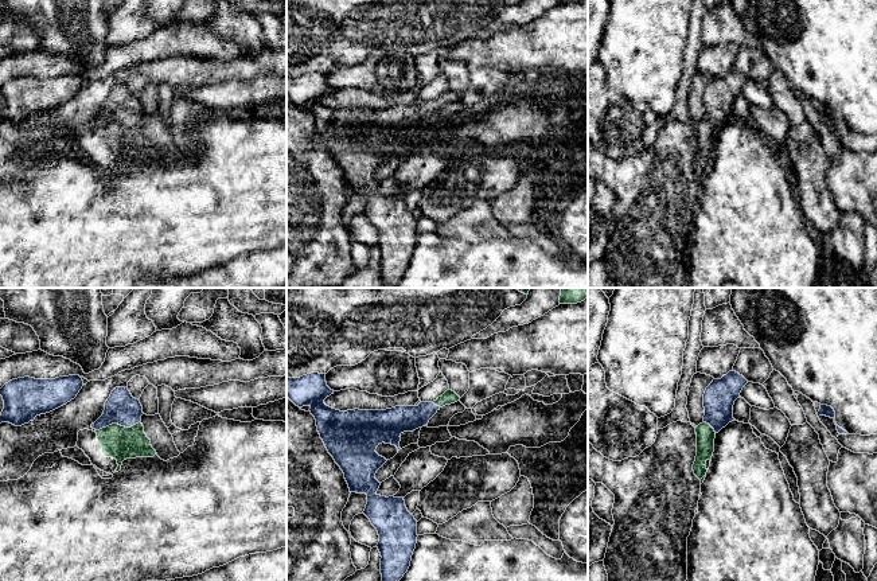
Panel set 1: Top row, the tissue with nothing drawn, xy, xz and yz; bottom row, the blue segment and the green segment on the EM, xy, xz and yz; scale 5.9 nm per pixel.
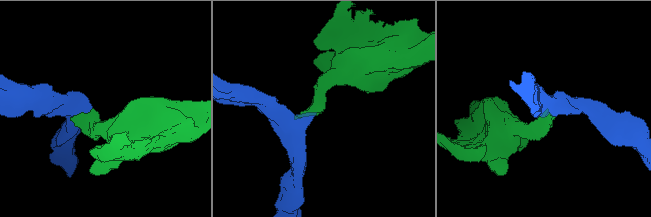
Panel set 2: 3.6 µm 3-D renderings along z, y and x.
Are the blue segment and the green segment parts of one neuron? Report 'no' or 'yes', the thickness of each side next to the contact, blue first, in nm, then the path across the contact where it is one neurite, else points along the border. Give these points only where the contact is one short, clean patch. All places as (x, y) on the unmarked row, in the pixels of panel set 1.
yes; 190 nm thick on the blue side, 200 nm on the other; runs through xy (121, 106), (117, 121), (120, 141)

